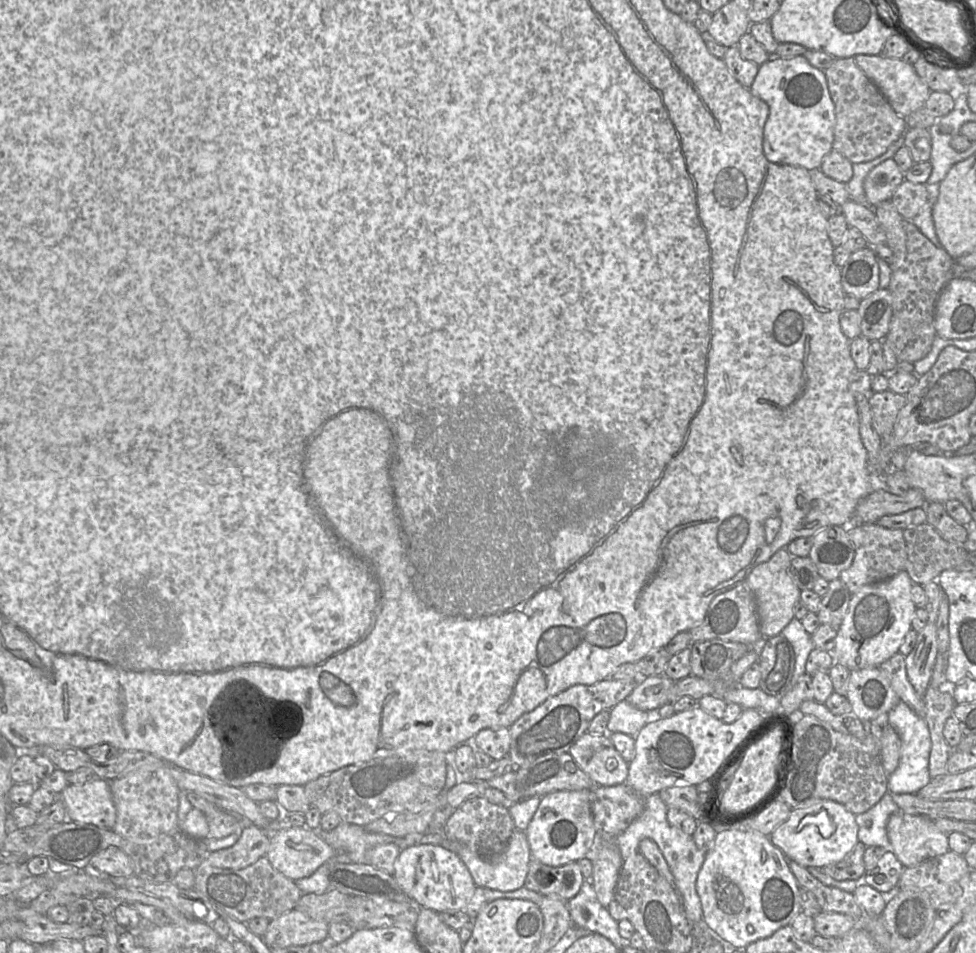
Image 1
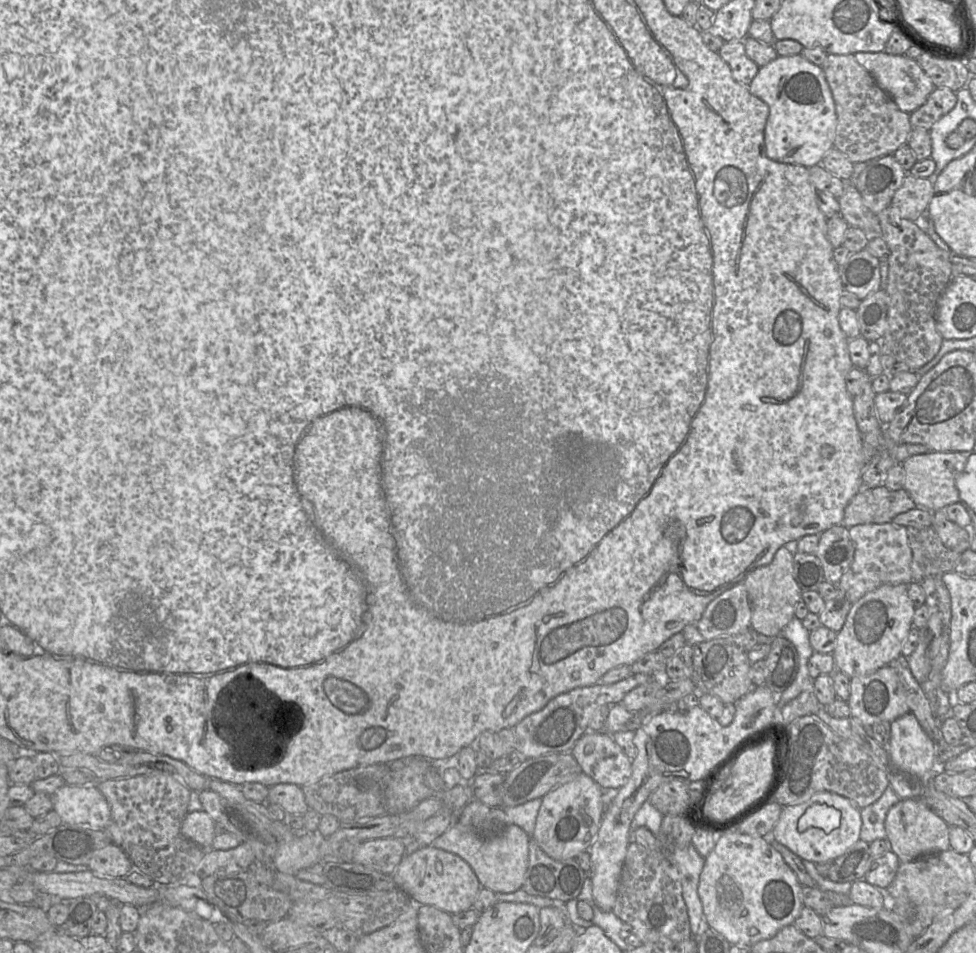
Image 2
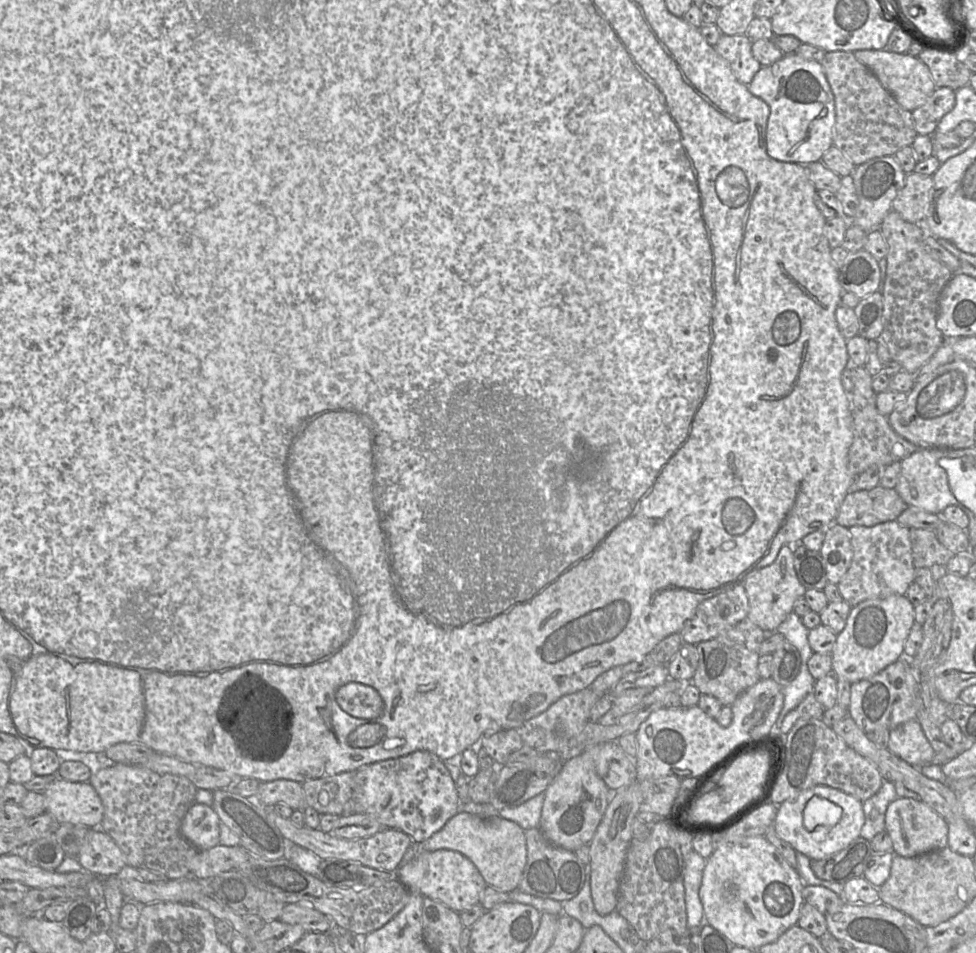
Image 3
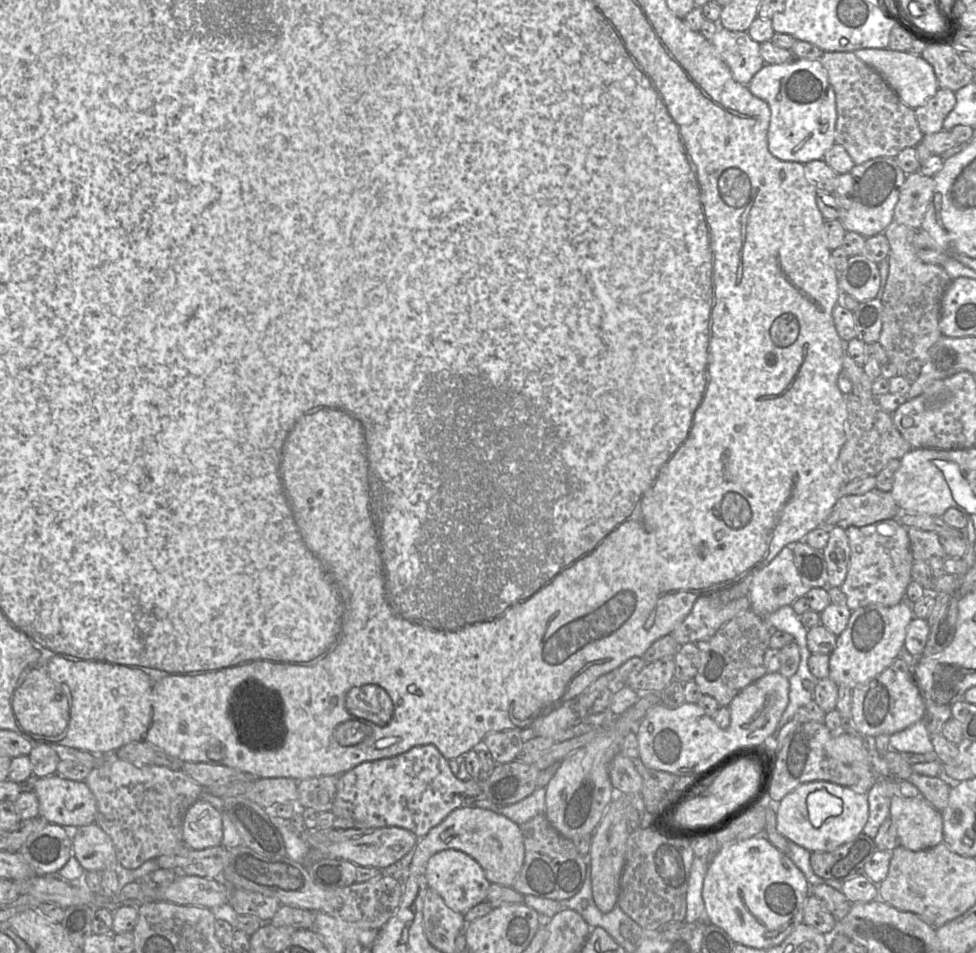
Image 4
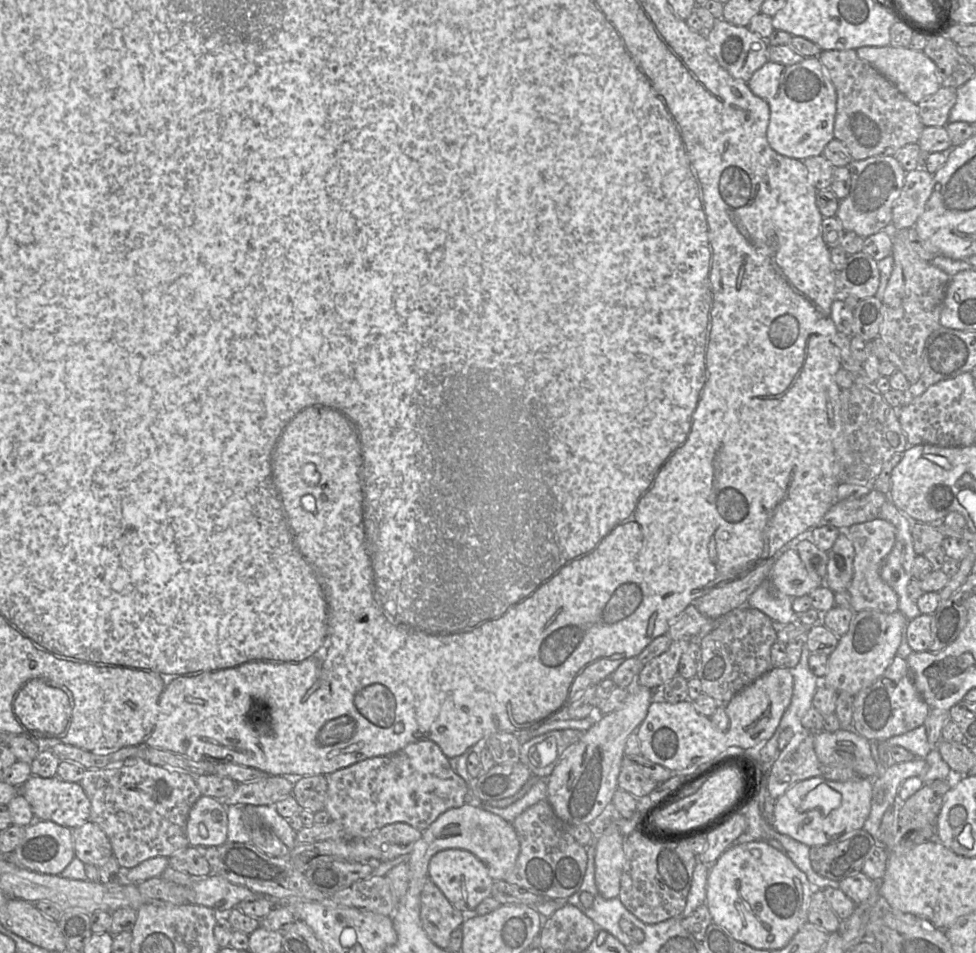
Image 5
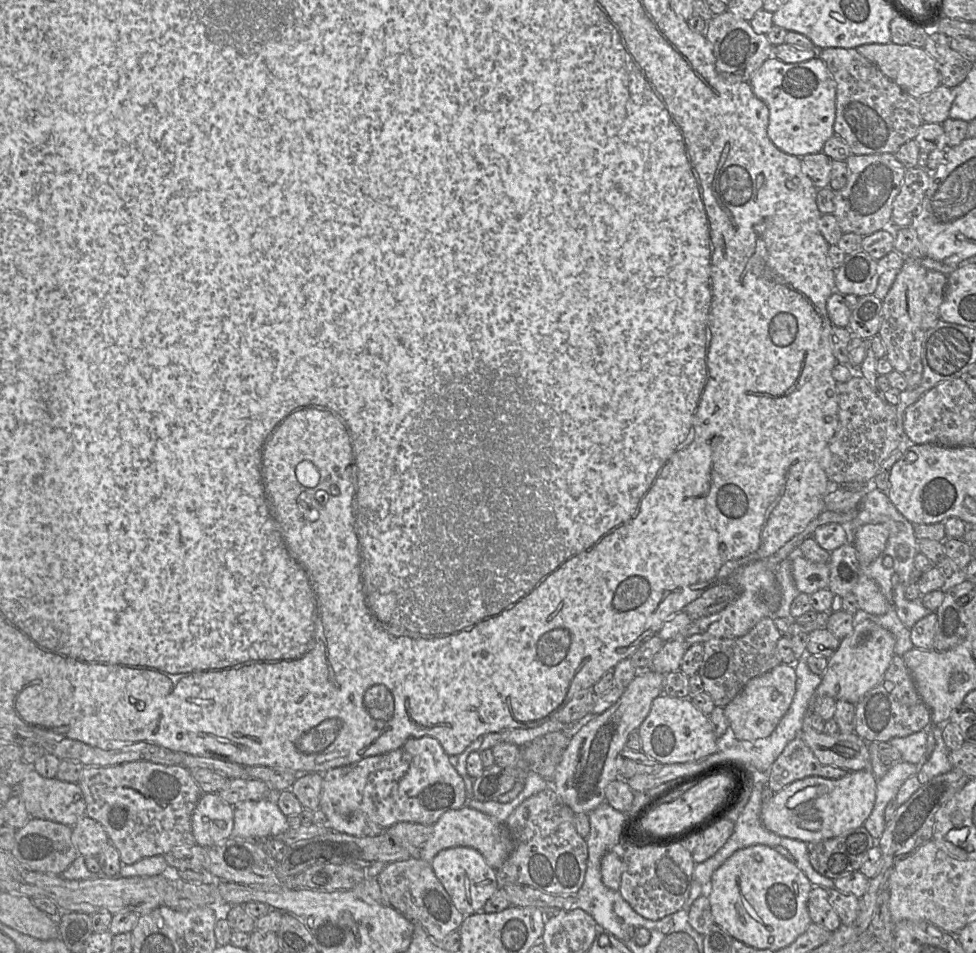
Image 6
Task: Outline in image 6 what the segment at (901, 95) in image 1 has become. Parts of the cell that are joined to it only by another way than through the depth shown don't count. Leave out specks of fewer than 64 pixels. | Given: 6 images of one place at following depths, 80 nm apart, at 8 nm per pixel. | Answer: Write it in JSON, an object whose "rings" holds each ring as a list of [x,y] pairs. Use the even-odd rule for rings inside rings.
{"rings":[[[864,44],[856,51],[874,64],[886,77],[895,82],[903,91],[916,99],[930,93],[940,85],[940,74],[936,61],[924,48],[913,47],[910,44]]]}

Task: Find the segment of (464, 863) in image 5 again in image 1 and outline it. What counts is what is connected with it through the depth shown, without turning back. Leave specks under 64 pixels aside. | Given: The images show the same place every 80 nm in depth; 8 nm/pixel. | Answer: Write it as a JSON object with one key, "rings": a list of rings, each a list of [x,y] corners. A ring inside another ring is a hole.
{"rings":[[[415,844],[401,852],[394,862],[394,874],[399,887],[419,908],[437,913],[462,910],[473,896],[476,885],[460,857],[441,845]]]}

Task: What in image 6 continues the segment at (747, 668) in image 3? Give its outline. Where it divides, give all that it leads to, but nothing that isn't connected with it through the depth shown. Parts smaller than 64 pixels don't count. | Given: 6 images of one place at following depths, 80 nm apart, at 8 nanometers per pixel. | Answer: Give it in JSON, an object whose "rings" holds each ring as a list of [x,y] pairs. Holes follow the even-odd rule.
{"rings":[[[761,619],[747,634],[738,638],[713,638],[703,643],[703,660],[698,669],[704,692],[712,698],[715,706],[725,707],[744,688],[749,680],[769,672],[781,664],[777,642],[782,633],[773,619]]]}

